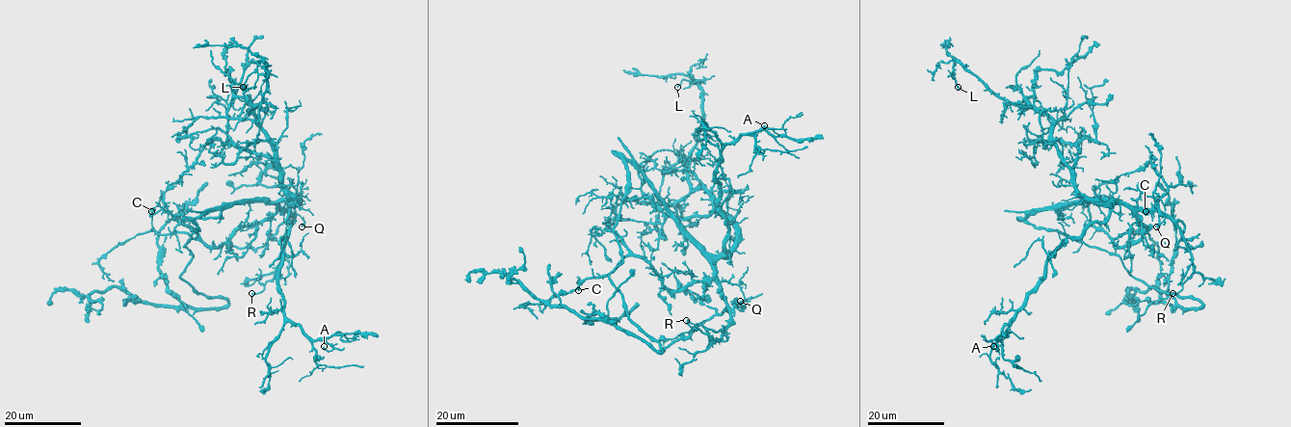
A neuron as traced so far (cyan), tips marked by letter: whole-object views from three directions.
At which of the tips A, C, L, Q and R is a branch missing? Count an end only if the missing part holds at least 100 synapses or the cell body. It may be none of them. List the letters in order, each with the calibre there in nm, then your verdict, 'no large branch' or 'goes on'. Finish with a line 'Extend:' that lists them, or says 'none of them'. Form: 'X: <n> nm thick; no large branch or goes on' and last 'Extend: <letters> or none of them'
A: 140 nm thick; no large branch
C: 150 nm thick; no large branch
L: 150 nm thick; no large branch
Q: 110 nm thick; no large branch
R: 160 nm thick; no large branch
Extend: none of them

